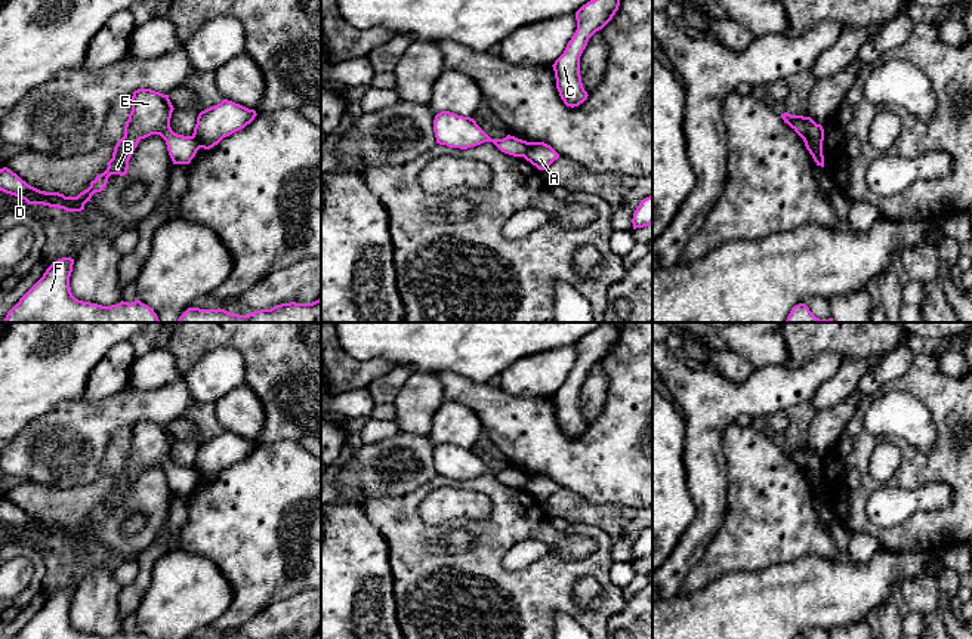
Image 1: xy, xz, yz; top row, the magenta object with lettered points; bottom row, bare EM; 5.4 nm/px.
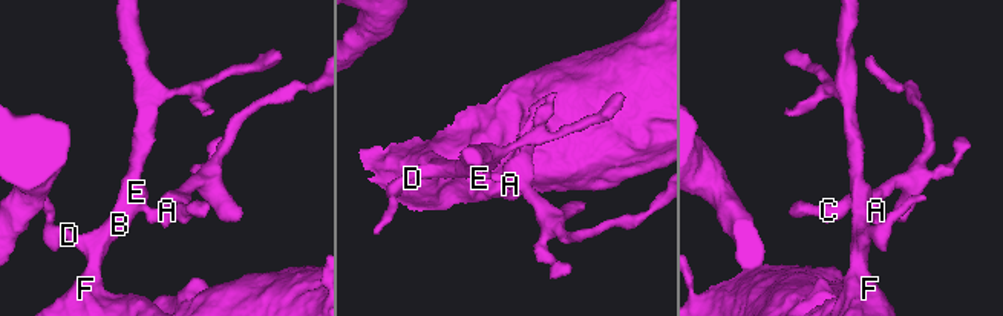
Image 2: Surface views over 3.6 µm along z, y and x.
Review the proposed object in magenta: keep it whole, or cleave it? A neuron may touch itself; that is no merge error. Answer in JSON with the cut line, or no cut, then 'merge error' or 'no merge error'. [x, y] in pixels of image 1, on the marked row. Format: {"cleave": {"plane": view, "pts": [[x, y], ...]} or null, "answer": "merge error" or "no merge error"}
{"cleave": {"plane": "xz", "pts": [[530, 142], [522, 156]]}, "answer": "merge error"}

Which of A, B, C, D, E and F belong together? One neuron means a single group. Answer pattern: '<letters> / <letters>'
A C / B D E F

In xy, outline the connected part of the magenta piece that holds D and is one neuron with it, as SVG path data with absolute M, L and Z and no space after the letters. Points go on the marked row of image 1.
M138 89L132 96L132 111L124 126L124 136L114 146L112 158L104 173L98 175L90 186L77 197L65 197L59 192L40 191L22 180L10 169L0 169L0 191L25 200L28 204L43 204L81 212L95 192L101 192L111 175L124 176L129 169L132 152L141 139L160 135L167 145L173 164L189 164L200 145L194 136L178 135L170 127L173 105L169 95L151 89Z

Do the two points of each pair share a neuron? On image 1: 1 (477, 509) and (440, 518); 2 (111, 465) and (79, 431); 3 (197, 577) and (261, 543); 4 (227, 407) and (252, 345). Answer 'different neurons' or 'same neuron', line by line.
1: same neuron
2: different neurons
3: different neurons
4: different neurons

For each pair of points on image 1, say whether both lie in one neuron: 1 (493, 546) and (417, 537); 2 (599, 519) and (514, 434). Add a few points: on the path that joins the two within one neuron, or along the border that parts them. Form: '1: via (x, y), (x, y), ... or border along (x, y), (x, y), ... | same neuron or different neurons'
1: via (474, 561), (441, 561), (437, 556) | same neuron
2: border along (559, 487), (604, 505) | different neurons

